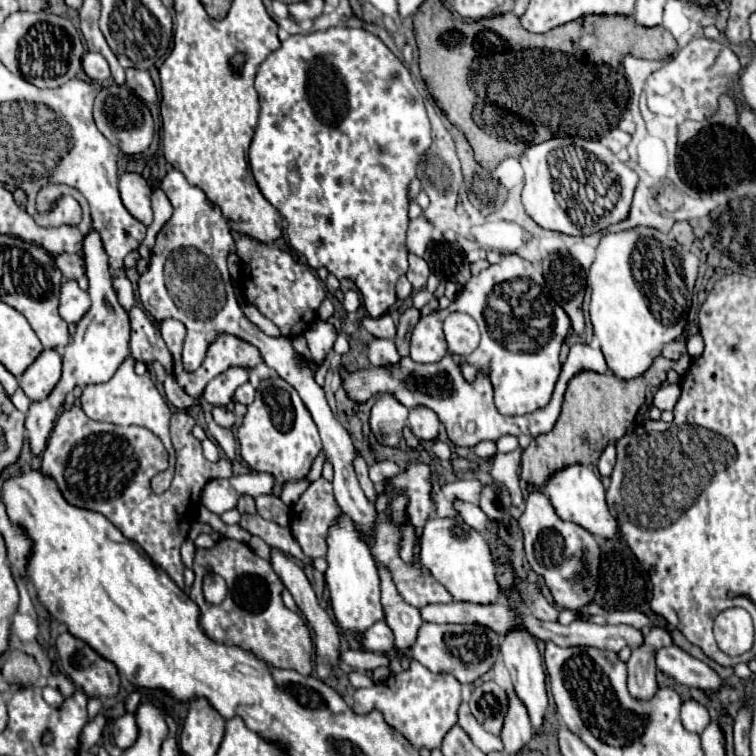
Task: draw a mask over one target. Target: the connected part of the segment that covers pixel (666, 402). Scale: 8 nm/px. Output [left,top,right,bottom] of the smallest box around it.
[653,383,681,411]

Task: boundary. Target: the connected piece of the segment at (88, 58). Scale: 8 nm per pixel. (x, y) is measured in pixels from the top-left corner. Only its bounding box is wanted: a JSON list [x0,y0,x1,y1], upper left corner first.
[83,51,111,81]

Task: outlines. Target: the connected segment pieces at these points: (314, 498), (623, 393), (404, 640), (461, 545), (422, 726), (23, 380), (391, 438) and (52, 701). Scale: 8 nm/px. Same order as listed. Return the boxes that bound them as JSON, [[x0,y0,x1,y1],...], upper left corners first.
[[291,477,341,559],[521,357,685,487],[379,567,423,649],[421,519,501,605],[353,661,461,749],[19,349,61,401],[369,395,409,447],[43,687,63,707]]

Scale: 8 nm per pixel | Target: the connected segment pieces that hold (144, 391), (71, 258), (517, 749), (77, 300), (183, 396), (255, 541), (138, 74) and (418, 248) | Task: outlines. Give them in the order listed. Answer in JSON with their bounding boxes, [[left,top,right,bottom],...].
[[81,357,175,493],[55,253,83,279],[501,689,533,755],[59,281,89,323],[165,375,195,411],[249,537,271,559],[127,69,157,103],[407,217,433,257]]

